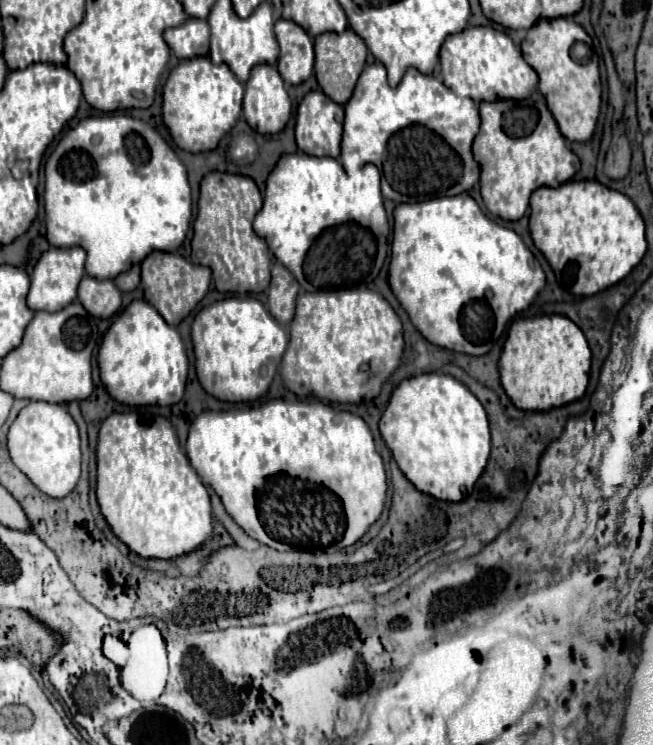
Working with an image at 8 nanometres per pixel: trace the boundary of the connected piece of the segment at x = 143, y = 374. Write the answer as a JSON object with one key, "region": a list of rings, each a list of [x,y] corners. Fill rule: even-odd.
{"region":[[[142,299],[132,301],[108,327],[98,349],[98,367],[110,397],[124,405],[168,407],[184,395],[188,359],[180,333],[164,323],[162,315]]]}

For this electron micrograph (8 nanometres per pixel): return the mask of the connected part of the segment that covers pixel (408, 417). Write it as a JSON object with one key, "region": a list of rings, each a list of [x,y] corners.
{"region":[[[422,373],[404,379],[392,391],[390,401],[380,417],[380,433],[408,481],[422,493],[442,501],[462,501],[462,487],[464,491],[474,487],[490,455],[490,429],[482,403],[468,391],[464,383],[444,373]]]}

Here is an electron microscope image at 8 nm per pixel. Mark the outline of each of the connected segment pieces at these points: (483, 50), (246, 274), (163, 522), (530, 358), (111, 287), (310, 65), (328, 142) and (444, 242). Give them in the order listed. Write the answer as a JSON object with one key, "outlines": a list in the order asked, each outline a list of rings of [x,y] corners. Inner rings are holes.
{"outlines":[[[[466,27],[456,35],[448,35],[440,49],[440,73],[444,85],[466,93],[476,103],[496,99],[526,99],[538,85],[536,71],[524,61],[512,39],[494,27]]],[[[218,171],[204,175],[200,183],[190,259],[196,265],[206,265],[212,269],[212,279],[220,293],[256,295],[270,283],[270,251],[266,241],[252,229],[254,215],[260,209],[262,195],[252,179]]],[[[112,413],[98,435],[98,503],[114,535],[142,557],[172,559],[194,551],[212,535],[210,495],[192,469],[168,419],[152,413]]],[[[564,315],[516,319],[500,355],[500,379],[518,409],[548,411],[584,395],[590,371],[590,347],[576,323]]],[[[84,275],[84,279],[80,281],[78,301],[86,305],[86,311],[92,317],[100,317],[100,319],[112,317],[122,305],[122,297],[114,281],[110,279],[100,281],[100,279],[92,279],[90,275]]],[[[278,19],[274,23],[274,33],[280,45],[278,71],[282,79],[292,85],[302,83],[314,69],[312,39],[300,25],[286,19]]],[[[310,91],[304,95],[296,113],[296,143],[308,155],[340,155],[344,109],[324,95],[324,91]]],[[[464,193],[464,195],[454,195],[454,197],[444,197],[444,199],[428,199],[424,203],[400,203],[400,205],[396,205],[396,209],[394,209],[394,237],[392,237],[392,255],[390,255],[388,283],[390,283],[392,293],[400,301],[402,309],[408,313],[410,321],[416,325],[416,329],[430,343],[440,345],[440,347],[446,347],[450,351],[466,353],[466,355],[484,355],[498,341],[498,337],[502,335],[502,331],[508,325],[508,321],[516,313],[528,309],[530,303],[536,299],[538,291],[544,287],[544,271],[542,271],[540,263],[536,261],[536,257],[532,255],[532,251],[524,245],[524,241],[512,229],[506,229],[506,227],[494,223],[490,217],[486,217],[482,213],[480,205],[468,193]],[[488,289],[492,291],[492,299],[486,299],[486,291]]]]}

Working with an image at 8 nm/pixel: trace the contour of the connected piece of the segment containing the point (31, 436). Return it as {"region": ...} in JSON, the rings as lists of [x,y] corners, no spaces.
{"region":[[[30,401],[8,431],[8,451],[14,465],[46,495],[66,497],[80,479],[80,437],[70,413],[56,403]]]}

